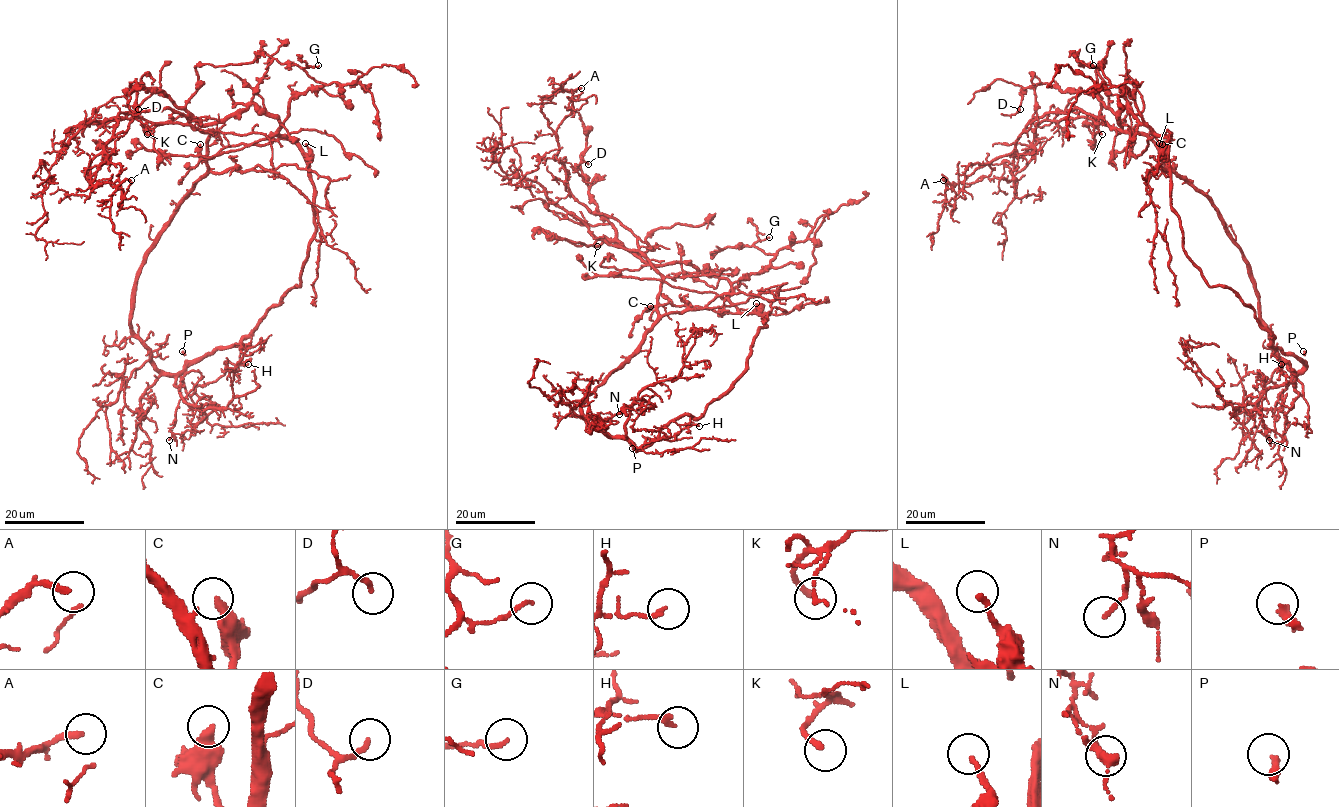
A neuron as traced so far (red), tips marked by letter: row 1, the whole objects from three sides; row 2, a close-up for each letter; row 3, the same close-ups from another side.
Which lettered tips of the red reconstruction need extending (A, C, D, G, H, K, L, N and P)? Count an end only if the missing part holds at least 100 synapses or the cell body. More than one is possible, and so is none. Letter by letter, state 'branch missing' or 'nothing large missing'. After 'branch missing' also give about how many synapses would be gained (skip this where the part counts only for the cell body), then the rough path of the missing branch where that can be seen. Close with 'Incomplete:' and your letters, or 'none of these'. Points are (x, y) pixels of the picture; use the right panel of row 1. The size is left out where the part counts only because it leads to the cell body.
A: nothing large missing
C: nothing large missing
D: nothing large missing
G: nothing large missing
H: nothing large missing
K: nothing large missing
L: nothing large missing
N: nothing large missing
P: branch missing
Incomplete: P

